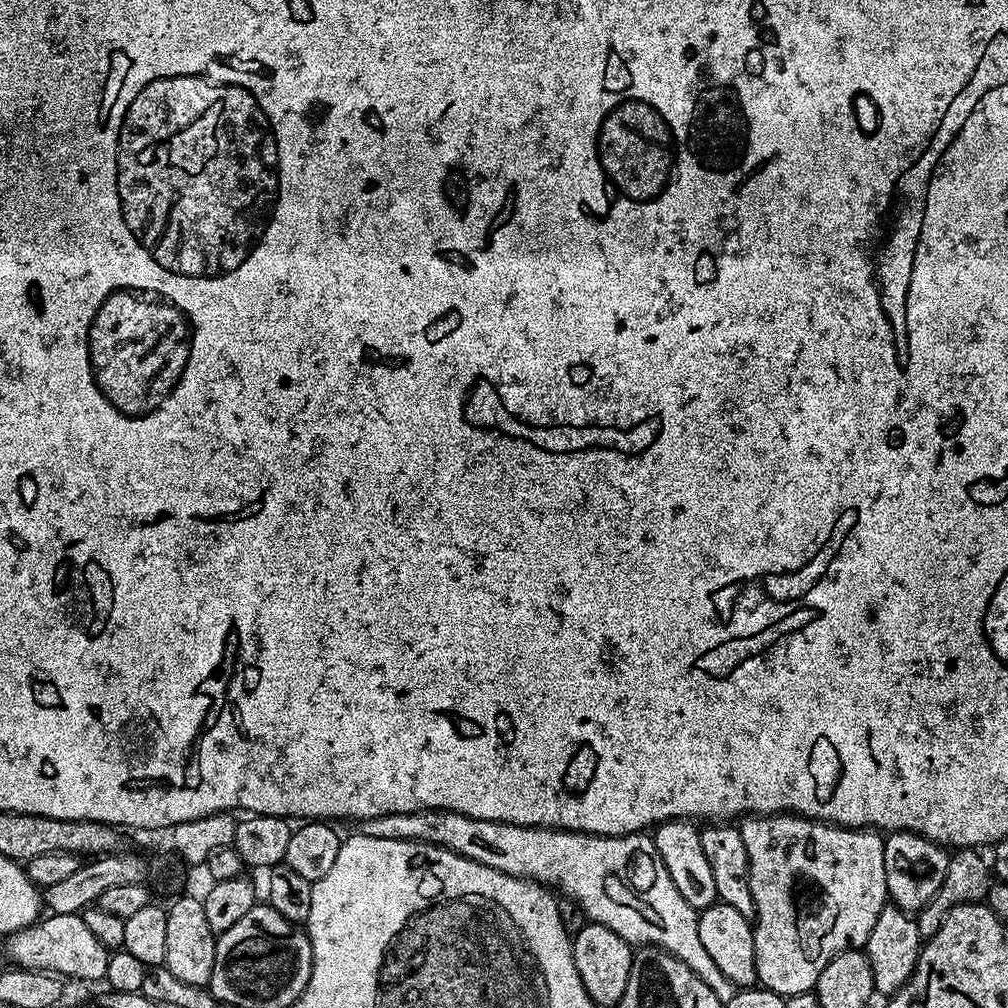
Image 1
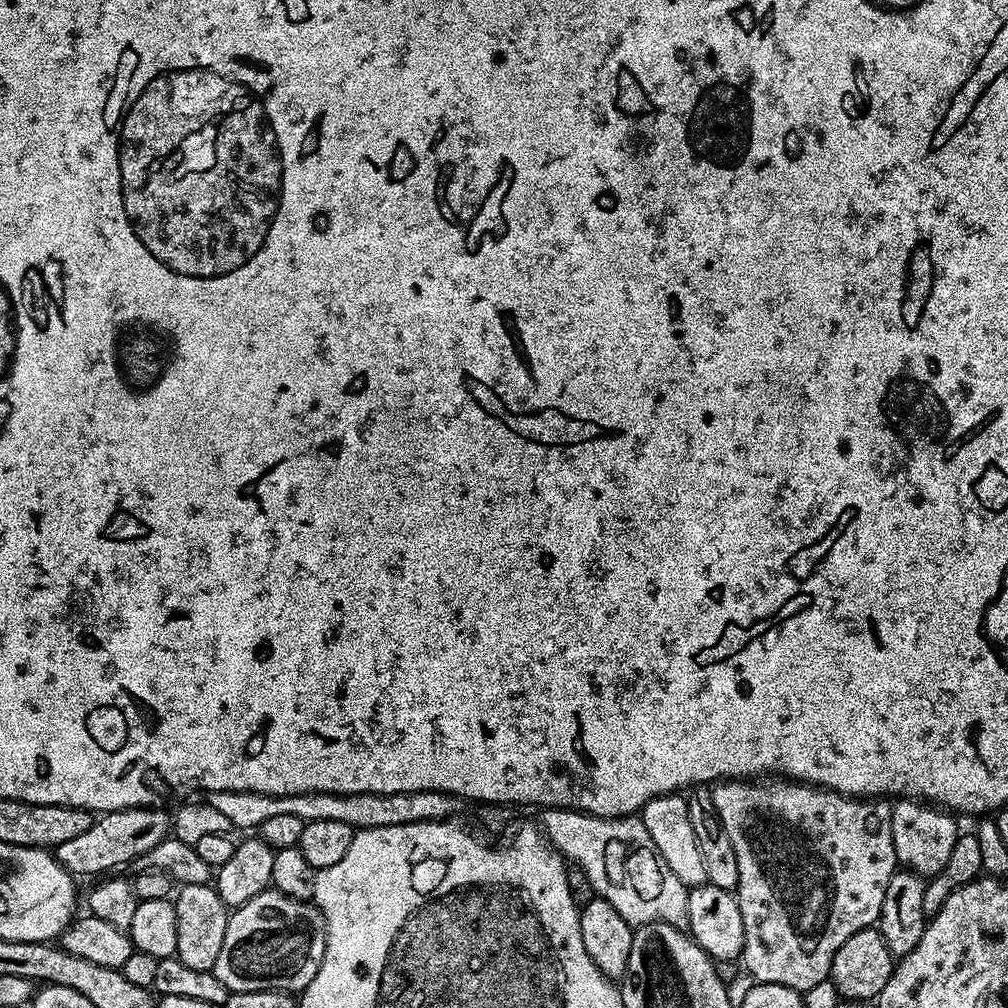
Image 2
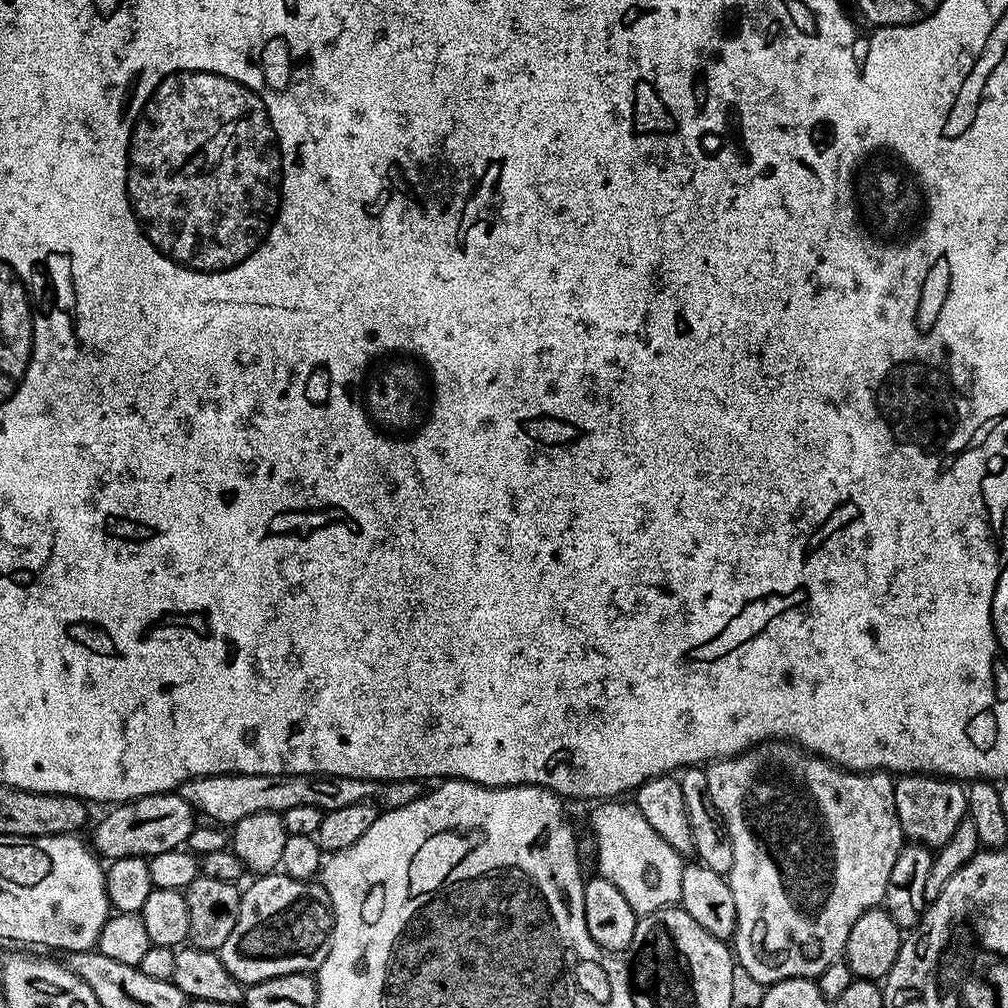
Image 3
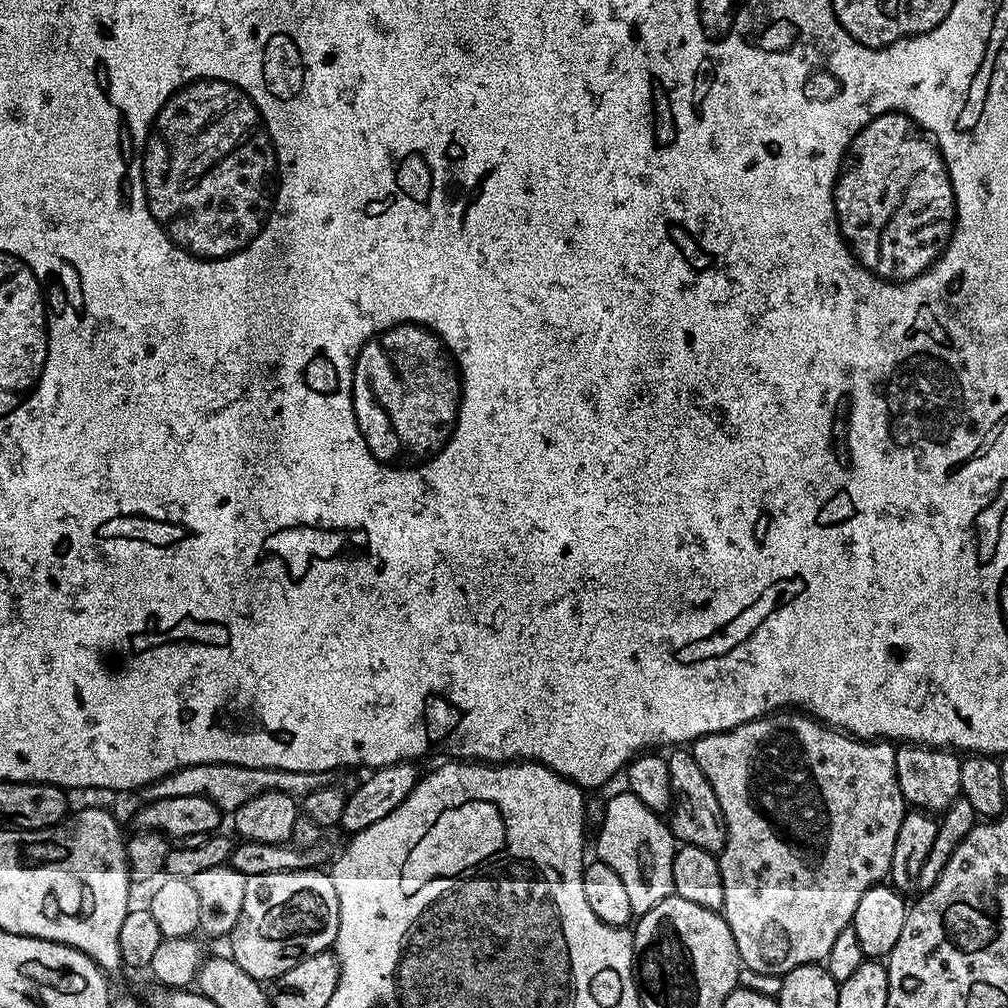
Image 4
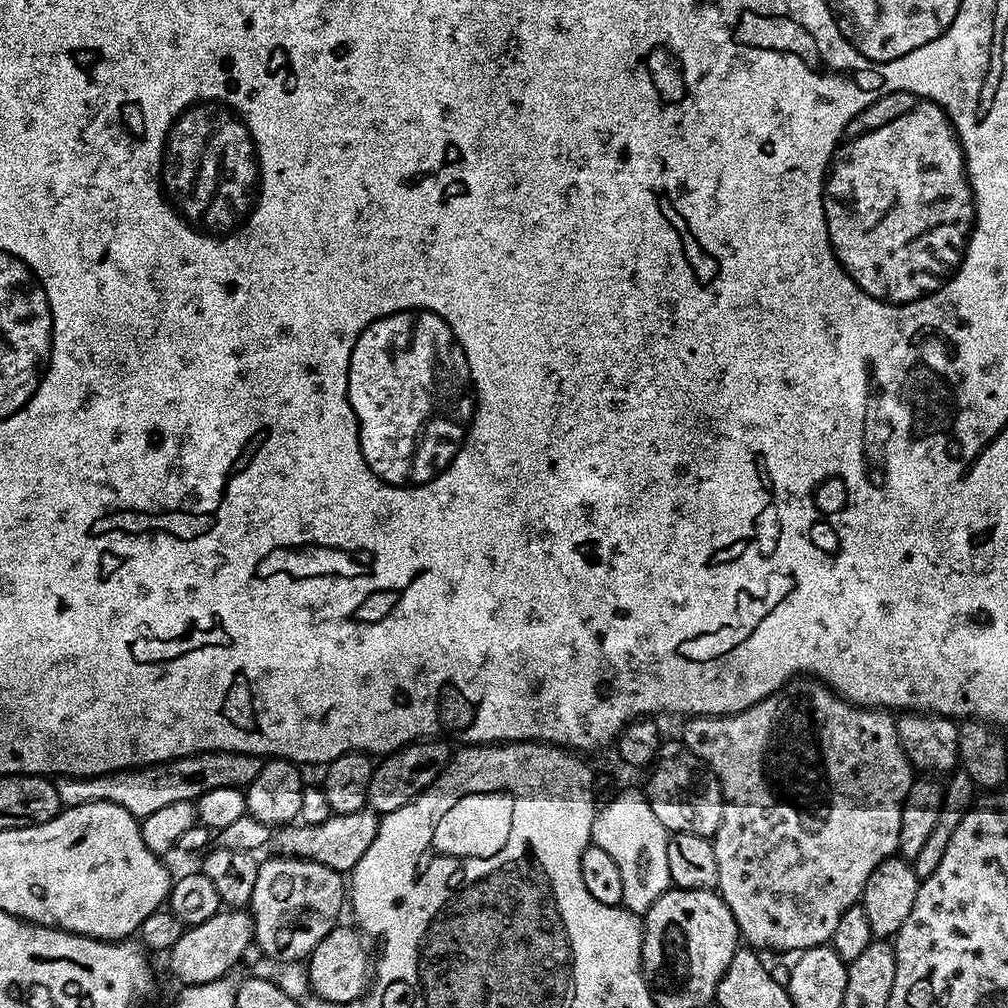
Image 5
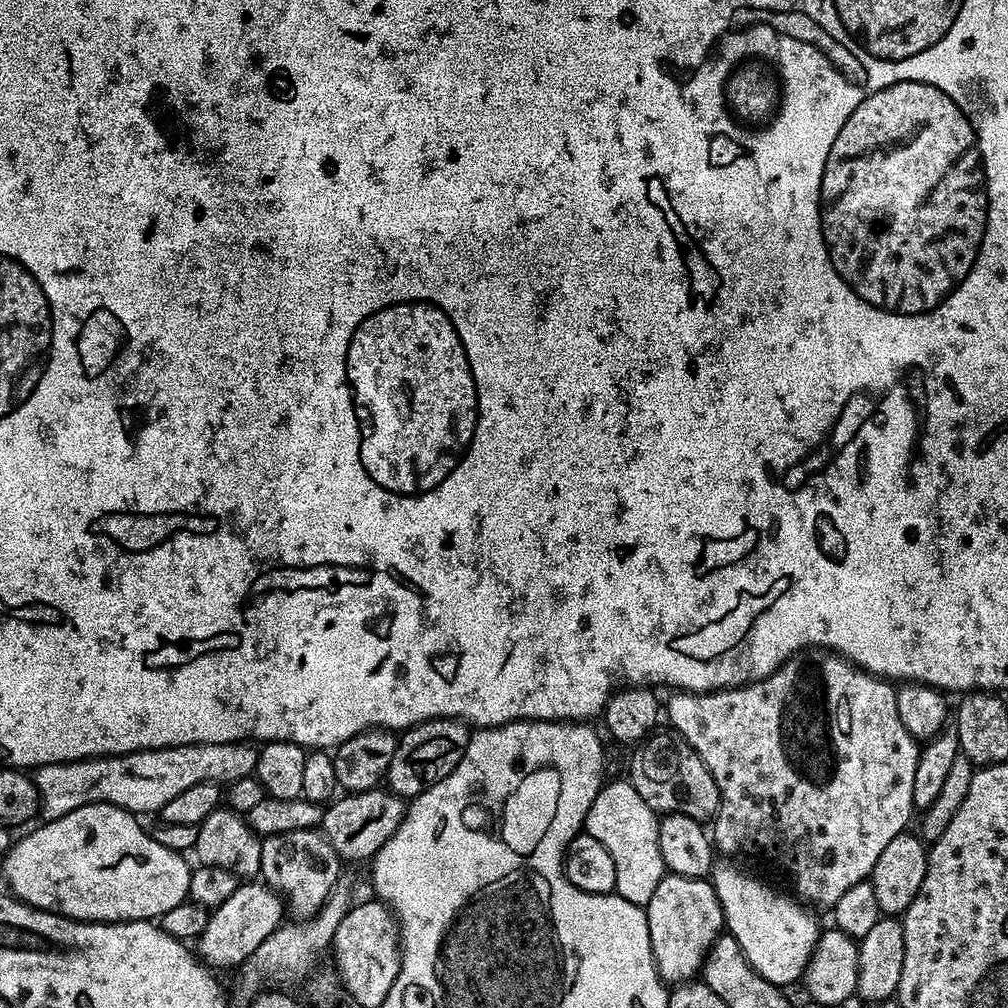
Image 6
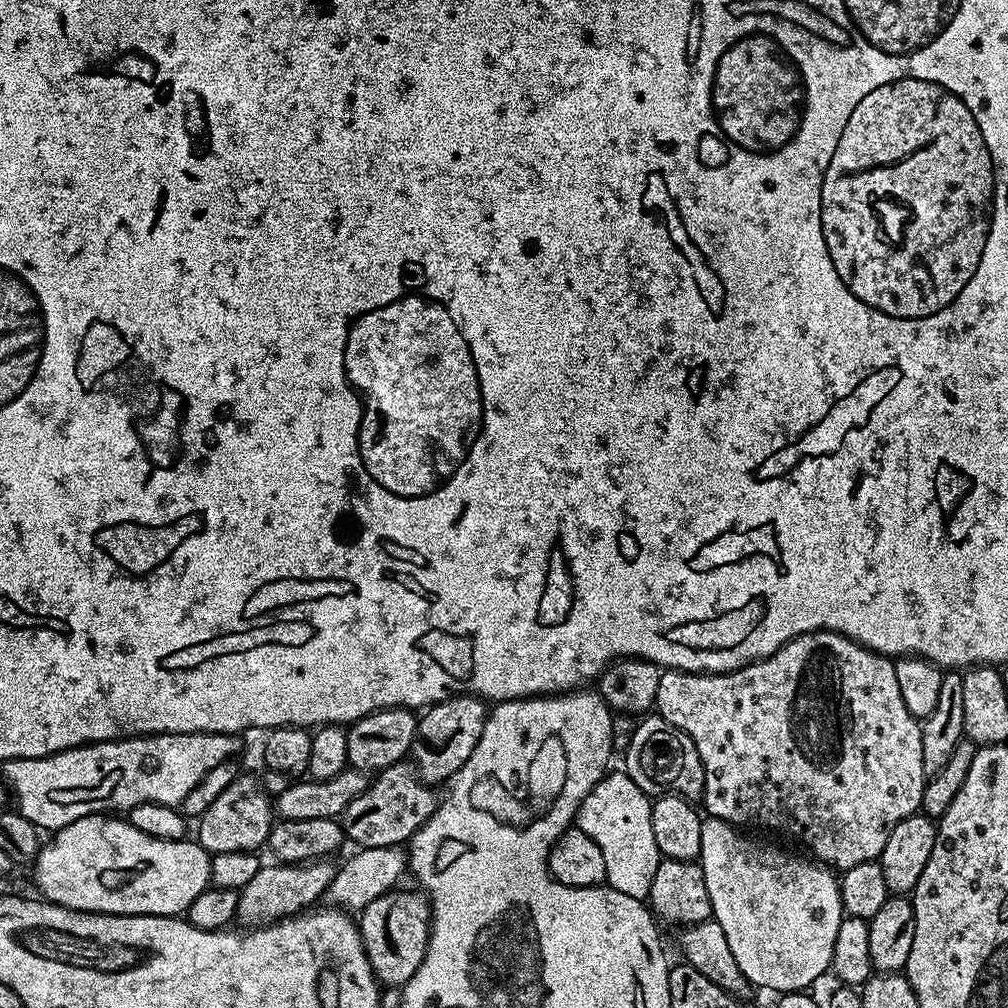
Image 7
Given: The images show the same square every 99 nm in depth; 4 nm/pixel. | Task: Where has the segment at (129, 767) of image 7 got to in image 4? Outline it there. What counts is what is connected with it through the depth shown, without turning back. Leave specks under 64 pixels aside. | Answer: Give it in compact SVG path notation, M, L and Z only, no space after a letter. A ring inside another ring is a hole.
M195 764L174 770L148 785L146 796L148 800L201 796L210 798L210 802L217 804L221 813L231 814L238 810L238 806L242 806L242 802L250 802L250 798L263 792L289 792L292 796L303 798L314 790L329 787L333 783L332 779L334 776L331 772L291 772L233 764Z

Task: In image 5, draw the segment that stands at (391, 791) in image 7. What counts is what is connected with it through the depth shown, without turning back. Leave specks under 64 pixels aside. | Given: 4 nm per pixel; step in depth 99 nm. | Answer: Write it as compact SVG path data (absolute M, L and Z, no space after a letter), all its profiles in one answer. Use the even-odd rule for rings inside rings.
M371 810L352 814L333 814L326 822L302 824L293 822L277 827L268 839L267 851L272 856L291 856L294 860L313 860L341 874L351 873L352 867L370 848L378 834L380 816Z

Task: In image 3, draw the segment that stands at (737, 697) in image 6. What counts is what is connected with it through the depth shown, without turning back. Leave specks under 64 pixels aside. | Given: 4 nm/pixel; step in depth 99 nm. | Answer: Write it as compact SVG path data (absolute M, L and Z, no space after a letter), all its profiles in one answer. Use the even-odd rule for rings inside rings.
M765 740L763 744L755 744L753 748L748 748L745 752L741 752L738 756L727 756L724 760L713 760L704 768L706 774L706 783L710 786L710 798L720 812L720 817L724 819L724 827L728 829L728 837L734 846L734 866L730 866L726 877L730 886L730 894L734 894L734 910L736 911L736 934L734 937L734 956L738 961L739 967L748 971L748 976L752 980L757 980L760 986L776 984L779 980L786 978L806 978L807 980L816 980L824 971L826 966L830 966L836 960L841 959L844 955L844 947L846 946L846 938L850 938L850 930L854 930L854 922L858 922L858 918L862 918L862 914L866 914L866 910L883 905L884 895L886 894L886 882L890 882L890 870L894 870L894 862L898 858L901 848L906 843L904 831L900 828L898 822L898 814L894 810L894 780L889 773L886 772L850 772L847 768L839 768L837 764L832 764L829 760L822 759L821 756L814 756L804 751L799 744L791 743L787 740Z

